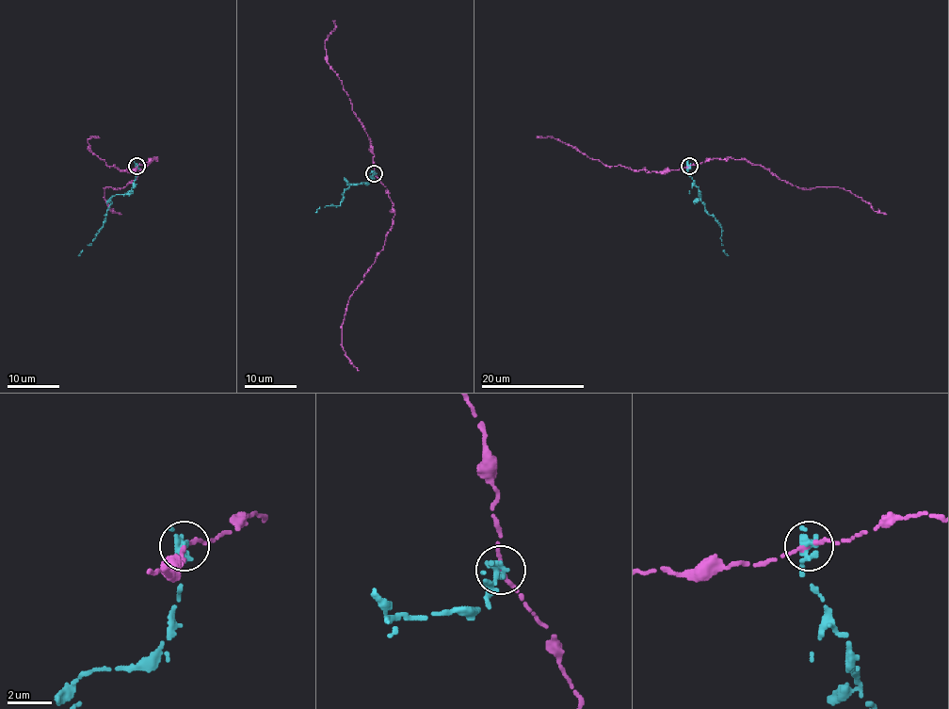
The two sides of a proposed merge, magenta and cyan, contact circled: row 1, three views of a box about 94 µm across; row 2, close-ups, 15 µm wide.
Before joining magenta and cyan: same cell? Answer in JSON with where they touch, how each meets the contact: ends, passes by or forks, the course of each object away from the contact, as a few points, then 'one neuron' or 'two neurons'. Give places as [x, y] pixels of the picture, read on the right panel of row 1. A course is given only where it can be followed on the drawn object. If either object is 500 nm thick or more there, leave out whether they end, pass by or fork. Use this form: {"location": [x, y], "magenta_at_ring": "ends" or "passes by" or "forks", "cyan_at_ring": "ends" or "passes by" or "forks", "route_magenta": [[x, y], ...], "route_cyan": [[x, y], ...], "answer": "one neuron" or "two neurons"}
{"location": [689, 166], "magenta_at_ring": "ends", "cyan_at_ring": "ends", "route_magenta": [[689, 166], [717, 158], [744, 159], [761, 165], [781, 180], [799, 188], [850, 190], [875, 211], [886, 214]], "route_cyan": [[689, 166], [688, 172], [699, 186], [705, 210], [722, 228], [723, 251], [728, 255]], "answer": "two neurons"}

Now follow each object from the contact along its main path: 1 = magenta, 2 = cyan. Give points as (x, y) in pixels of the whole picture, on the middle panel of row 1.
1: (374, 173), (385, 186), (394, 215), (384, 245), (348, 300), (342, 324), (342, 346), (359, 370)
2: (374, 173), (371, 183), (349, 184), (339, 206), (319, 207), (315, 212)

